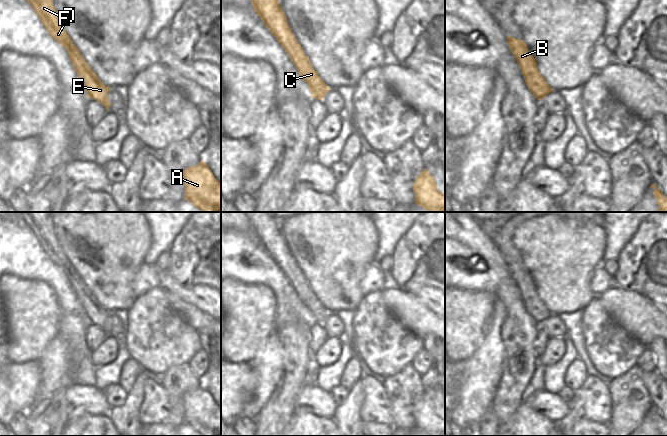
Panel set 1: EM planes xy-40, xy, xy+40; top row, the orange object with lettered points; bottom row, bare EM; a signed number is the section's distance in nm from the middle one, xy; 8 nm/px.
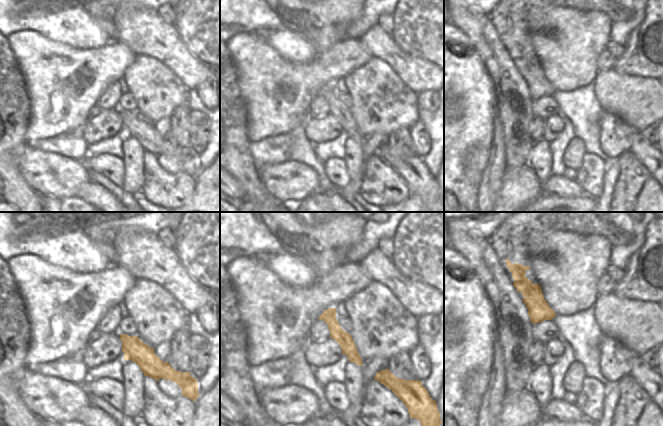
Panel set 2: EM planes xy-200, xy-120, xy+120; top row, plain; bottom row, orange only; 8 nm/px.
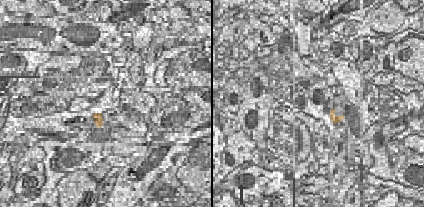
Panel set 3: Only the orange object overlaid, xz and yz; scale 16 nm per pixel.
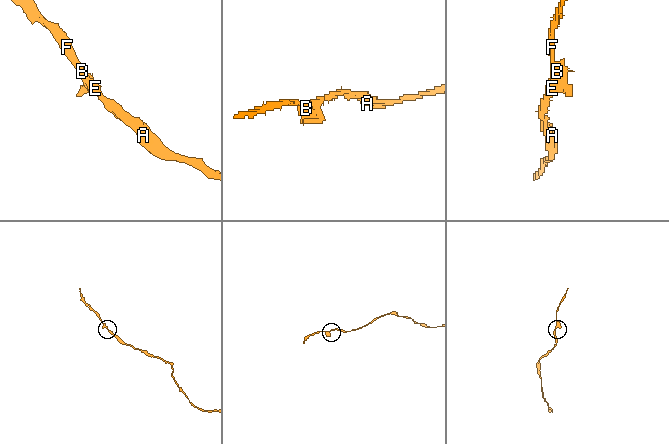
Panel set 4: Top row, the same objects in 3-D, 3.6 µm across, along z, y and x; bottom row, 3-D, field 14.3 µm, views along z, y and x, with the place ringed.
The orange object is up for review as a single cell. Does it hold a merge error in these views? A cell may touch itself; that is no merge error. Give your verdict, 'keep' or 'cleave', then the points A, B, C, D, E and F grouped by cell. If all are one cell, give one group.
keep; A B C D E F

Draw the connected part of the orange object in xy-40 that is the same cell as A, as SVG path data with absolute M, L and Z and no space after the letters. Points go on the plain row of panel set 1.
M204 384L183 395L185 424L201 436L221 436L221 406Z

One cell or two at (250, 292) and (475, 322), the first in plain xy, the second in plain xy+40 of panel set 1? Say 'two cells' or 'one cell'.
one cell

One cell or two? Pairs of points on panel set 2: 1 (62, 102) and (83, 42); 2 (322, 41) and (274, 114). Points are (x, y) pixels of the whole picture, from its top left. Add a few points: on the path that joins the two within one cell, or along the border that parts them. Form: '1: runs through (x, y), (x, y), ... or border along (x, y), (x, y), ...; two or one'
1: border along (59, 42), (81, 49), (104, 46); two
2: border along (337, 42), (328, 49), (316, 54); two

